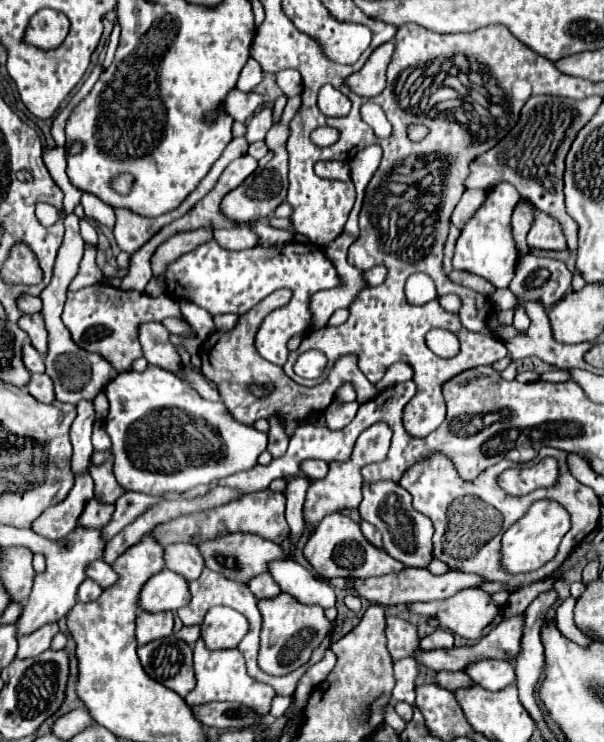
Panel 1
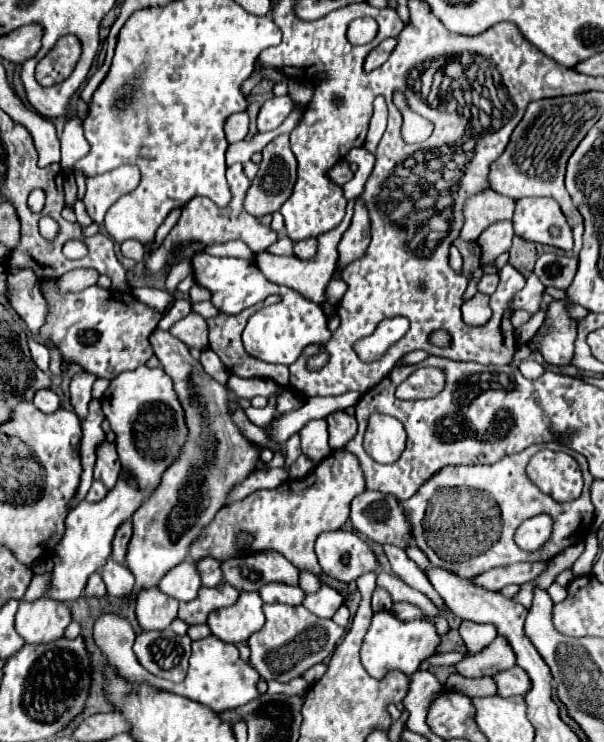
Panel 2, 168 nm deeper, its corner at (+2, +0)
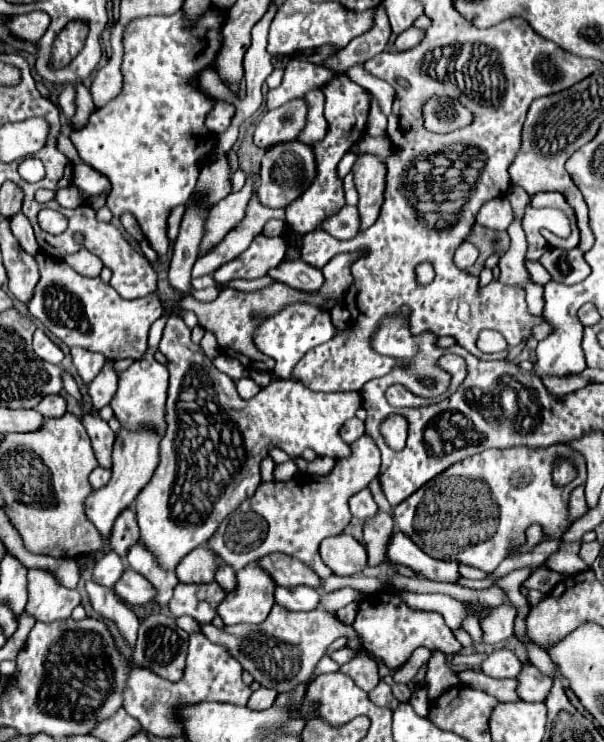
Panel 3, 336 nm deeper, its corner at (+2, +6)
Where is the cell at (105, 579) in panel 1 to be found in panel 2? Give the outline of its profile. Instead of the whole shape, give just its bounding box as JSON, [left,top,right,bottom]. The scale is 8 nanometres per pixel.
[100,558,134,598]

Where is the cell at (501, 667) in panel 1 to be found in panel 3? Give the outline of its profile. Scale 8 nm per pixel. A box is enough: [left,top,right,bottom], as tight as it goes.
[518,666,552,702]

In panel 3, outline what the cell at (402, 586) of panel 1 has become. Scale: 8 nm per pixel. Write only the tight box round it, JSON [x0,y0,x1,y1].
[546,542,588,574]

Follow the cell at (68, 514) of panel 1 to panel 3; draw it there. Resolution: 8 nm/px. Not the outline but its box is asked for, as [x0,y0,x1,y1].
[88,360,118,412]

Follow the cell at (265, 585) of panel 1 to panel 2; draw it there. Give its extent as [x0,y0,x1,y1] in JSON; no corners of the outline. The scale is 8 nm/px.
[260,584,304,606]

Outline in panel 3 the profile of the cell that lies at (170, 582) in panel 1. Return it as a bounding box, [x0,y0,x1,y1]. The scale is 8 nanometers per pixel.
[176,546,220,584]

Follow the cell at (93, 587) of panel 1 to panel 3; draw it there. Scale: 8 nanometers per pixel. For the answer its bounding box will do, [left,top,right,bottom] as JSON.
[92,554,126,586]

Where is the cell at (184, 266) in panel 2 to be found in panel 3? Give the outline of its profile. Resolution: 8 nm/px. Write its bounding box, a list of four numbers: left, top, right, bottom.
[200,176,254,254]

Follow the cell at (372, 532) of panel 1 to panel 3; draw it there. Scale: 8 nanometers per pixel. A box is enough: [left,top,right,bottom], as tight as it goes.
[464,616,484,644]

